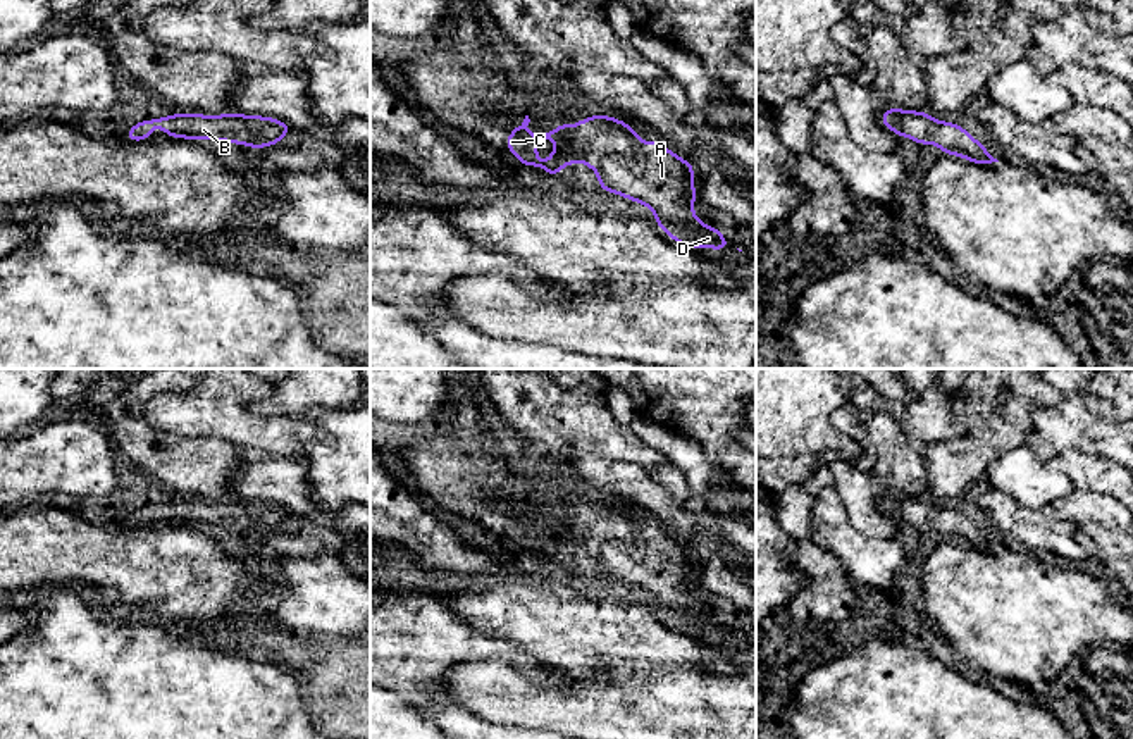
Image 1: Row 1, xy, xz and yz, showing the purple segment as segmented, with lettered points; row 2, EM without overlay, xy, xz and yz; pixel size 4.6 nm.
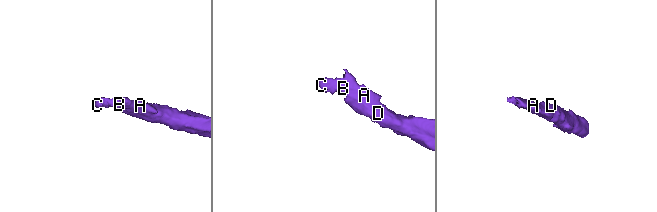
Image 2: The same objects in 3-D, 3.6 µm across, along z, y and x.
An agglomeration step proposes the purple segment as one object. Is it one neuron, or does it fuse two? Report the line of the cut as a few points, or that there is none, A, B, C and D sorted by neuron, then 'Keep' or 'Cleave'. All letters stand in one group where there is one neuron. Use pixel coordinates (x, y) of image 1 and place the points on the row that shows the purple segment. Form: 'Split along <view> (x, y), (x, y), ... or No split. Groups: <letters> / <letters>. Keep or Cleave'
No split. Groups: A B C D. Keep

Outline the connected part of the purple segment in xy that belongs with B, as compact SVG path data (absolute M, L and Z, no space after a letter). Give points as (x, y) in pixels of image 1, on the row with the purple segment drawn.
M238 112L207 117L203 114L174 114L138 122L127 129L126 141L152 138L152 127L167 131L167 138L215 140L263 148L279 143L293 127L274 117Z

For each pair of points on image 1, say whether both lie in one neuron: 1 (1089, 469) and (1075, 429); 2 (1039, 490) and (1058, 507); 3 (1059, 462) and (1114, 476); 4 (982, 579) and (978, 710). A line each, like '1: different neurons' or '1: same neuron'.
1: different neurons
2: different neurons
3: same neuron
4: different neurons

